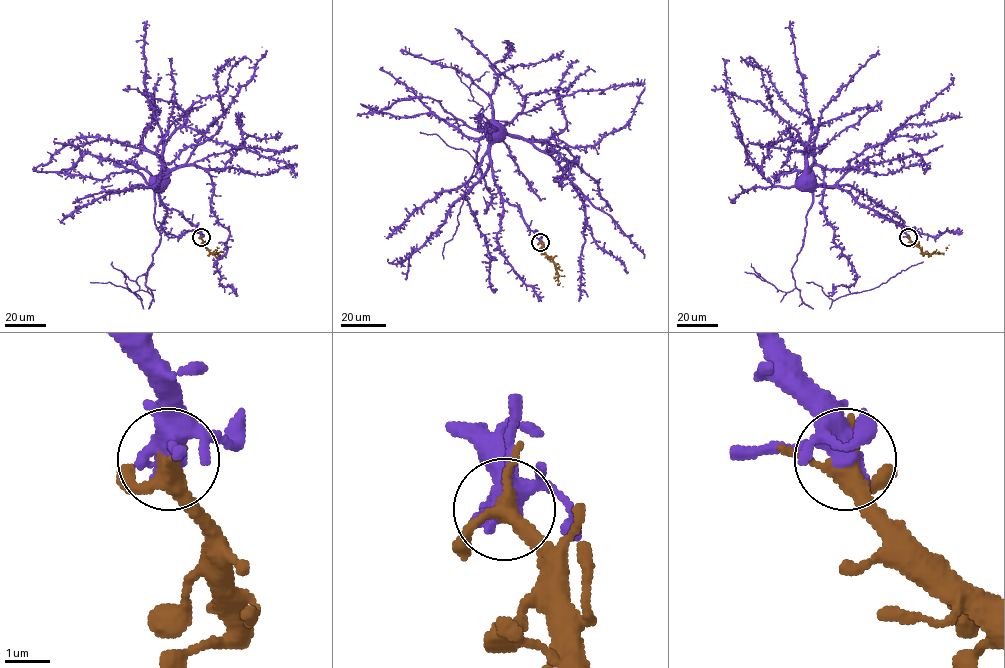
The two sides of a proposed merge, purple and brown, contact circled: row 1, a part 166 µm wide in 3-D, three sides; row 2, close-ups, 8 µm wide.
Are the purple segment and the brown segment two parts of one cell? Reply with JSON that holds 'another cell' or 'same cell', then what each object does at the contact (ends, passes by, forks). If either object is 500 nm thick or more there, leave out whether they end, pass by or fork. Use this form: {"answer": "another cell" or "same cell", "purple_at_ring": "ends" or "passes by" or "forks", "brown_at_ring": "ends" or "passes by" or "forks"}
{"answer": "same cell", "purple_at_ring": "forks", "brown_at_ring": "forks"}

